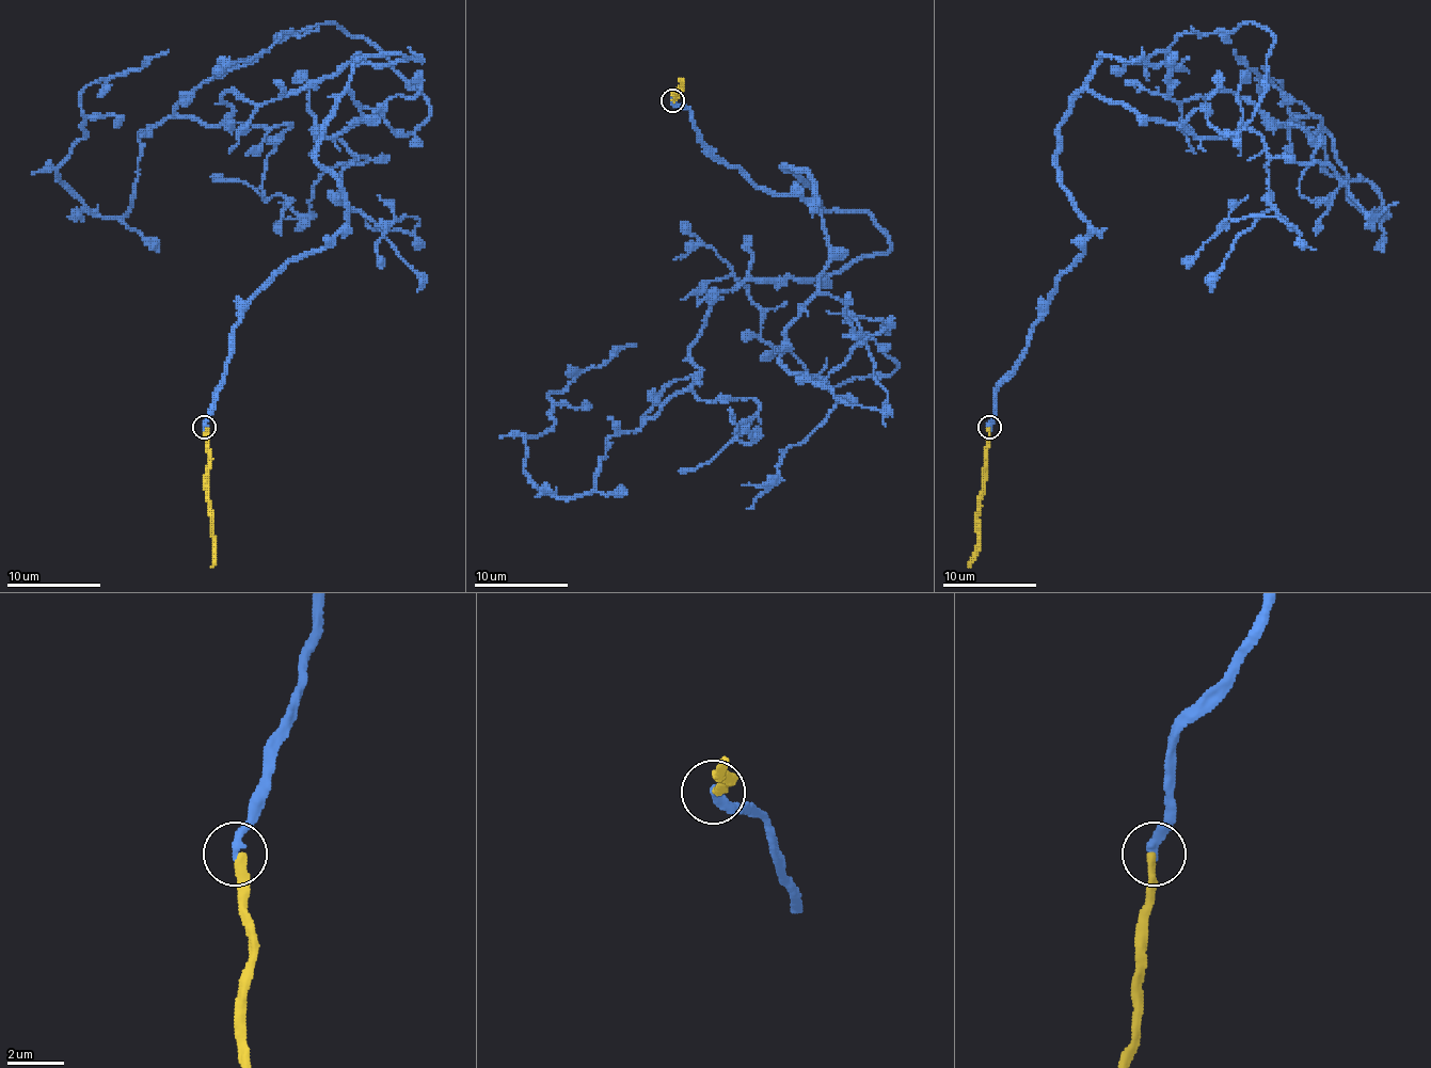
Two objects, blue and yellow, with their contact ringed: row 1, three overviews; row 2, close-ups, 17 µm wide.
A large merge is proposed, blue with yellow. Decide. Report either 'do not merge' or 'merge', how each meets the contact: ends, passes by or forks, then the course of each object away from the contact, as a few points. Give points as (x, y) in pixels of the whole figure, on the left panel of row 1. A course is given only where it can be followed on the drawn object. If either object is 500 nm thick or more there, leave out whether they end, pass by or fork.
merge | blue ends | yellow ends | blue via (204, 428), (347, 221), (359, 59), (422, 61), (149, 125), (95, 214), (81, 94), (168, 49) | yellow via (206, 428), (212, 547), (210, 567)

